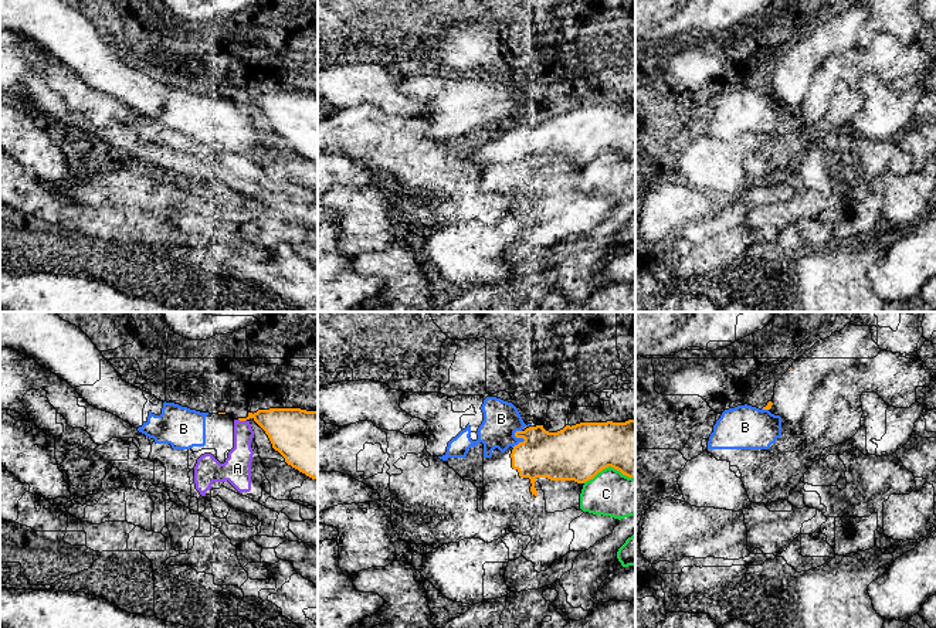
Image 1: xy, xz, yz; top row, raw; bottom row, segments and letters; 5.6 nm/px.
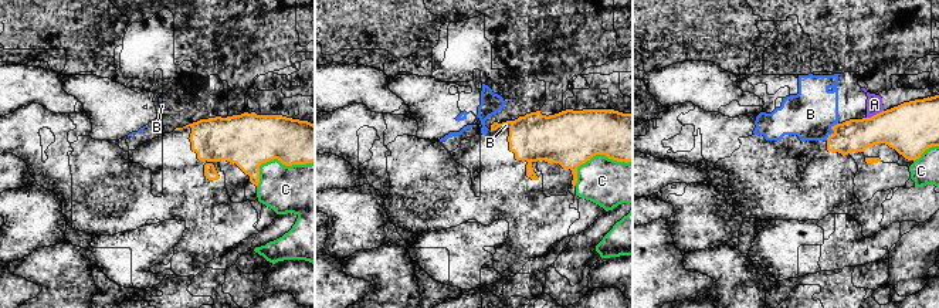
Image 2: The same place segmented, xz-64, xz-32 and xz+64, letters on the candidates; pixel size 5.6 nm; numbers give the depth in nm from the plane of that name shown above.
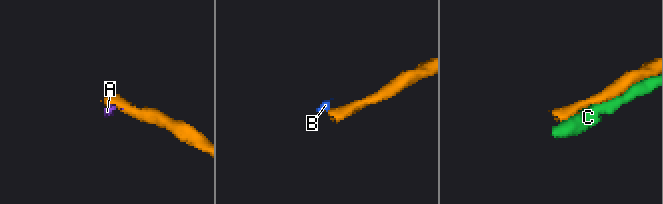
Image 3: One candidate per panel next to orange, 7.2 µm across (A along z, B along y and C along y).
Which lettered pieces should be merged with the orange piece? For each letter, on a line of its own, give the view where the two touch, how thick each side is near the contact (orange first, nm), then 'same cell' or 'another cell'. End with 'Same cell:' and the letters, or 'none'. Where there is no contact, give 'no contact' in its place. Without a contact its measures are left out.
A: xy | 220/140 nm | another cell
B: xz | 280/200 nm | another cell
C: xz | 320/260 nm | another cell
Same cell: none

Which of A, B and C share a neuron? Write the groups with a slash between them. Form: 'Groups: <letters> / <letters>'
Groups: A B / C

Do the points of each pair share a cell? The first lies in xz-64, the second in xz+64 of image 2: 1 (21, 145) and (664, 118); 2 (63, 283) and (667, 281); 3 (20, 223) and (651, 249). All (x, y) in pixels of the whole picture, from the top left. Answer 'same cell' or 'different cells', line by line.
1: same cell
2: different cells
3: different cells

